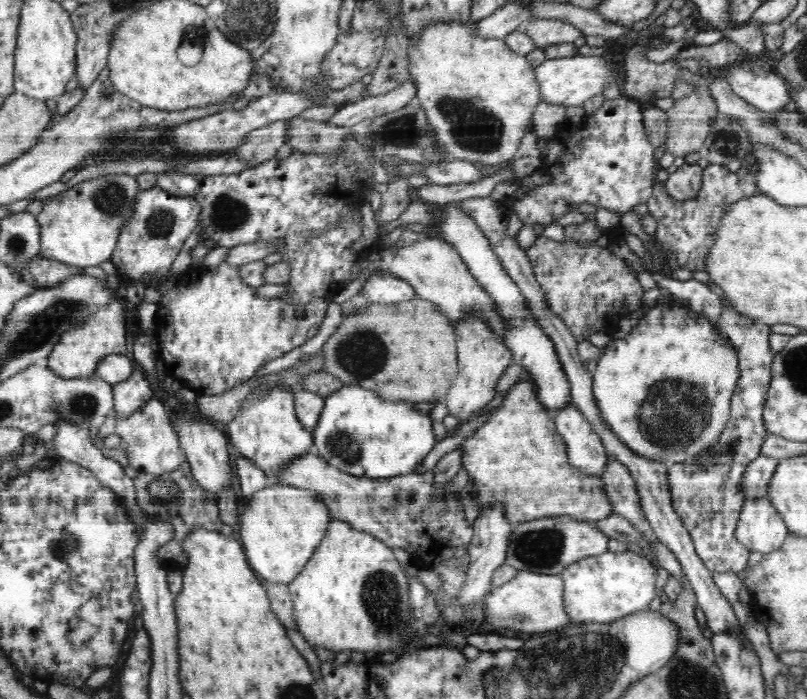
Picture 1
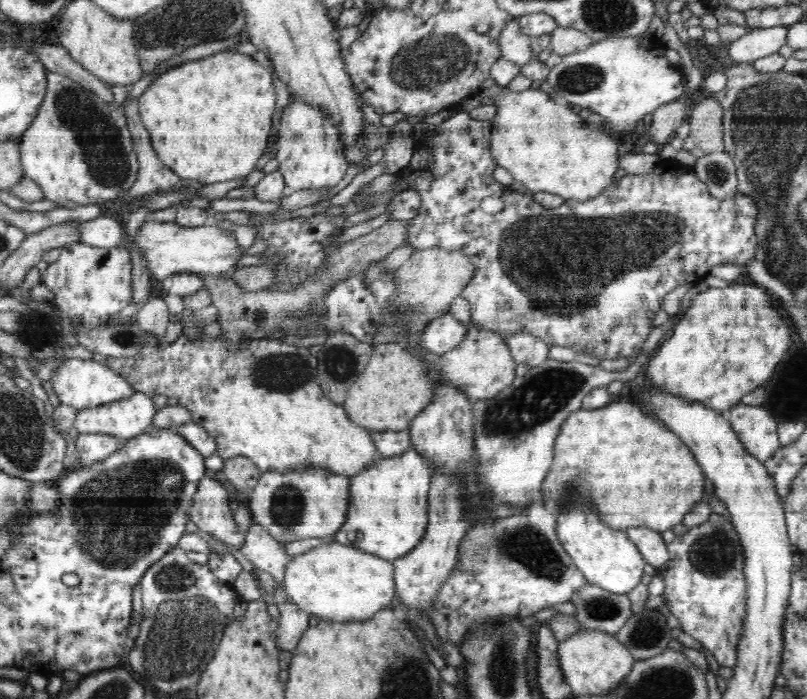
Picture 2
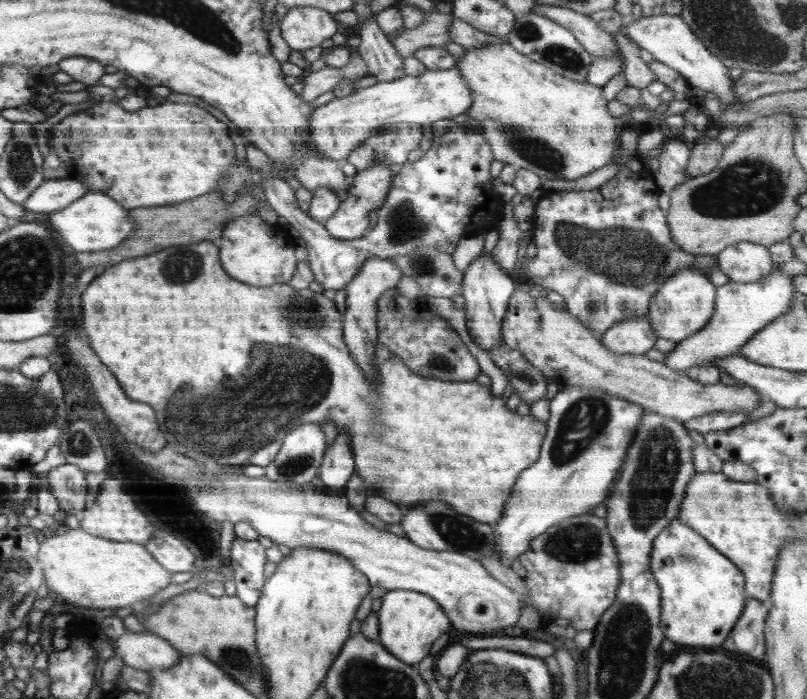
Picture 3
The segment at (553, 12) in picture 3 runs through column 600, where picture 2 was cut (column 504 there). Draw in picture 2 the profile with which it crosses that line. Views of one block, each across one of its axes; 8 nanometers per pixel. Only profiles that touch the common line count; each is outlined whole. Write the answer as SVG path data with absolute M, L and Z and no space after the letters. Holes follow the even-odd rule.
M517 18L510 20L508 26L500 32L498 46L501 57L520 67L531 62L535 56L531 49L531 37L520 30Z

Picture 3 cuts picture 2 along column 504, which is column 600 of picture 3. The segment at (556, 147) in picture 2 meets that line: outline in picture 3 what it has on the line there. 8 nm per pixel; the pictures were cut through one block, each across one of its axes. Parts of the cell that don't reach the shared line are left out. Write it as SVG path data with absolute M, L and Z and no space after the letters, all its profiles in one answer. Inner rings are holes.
M495 40L488 46L465 49L456 66L471 90L472 106L465 112L493 152L494 160L531 170L543 180L574 180L610 165L622 134L615 117L608 112L602 87L561 77L548 67L516 52L510 43Z

